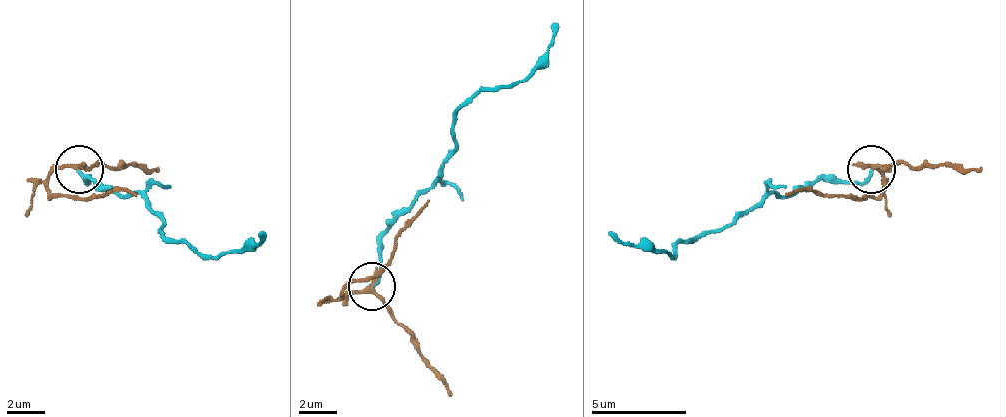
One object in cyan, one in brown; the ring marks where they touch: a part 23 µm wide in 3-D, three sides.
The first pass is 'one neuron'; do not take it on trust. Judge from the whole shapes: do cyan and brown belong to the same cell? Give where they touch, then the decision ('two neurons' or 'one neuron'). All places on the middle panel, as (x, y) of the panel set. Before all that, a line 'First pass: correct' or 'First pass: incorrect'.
First pass: incorrect
place (371, 286); two neurons

